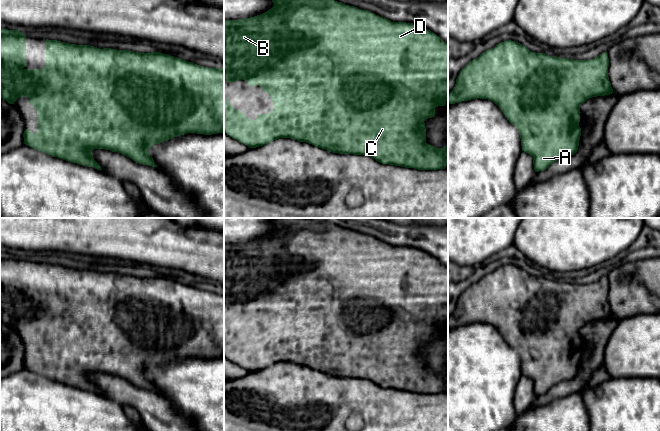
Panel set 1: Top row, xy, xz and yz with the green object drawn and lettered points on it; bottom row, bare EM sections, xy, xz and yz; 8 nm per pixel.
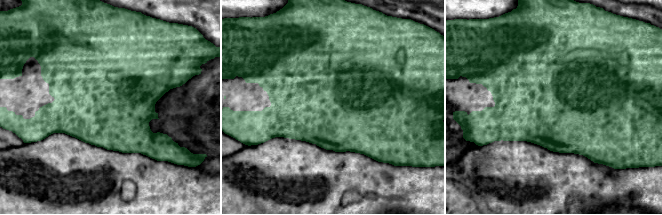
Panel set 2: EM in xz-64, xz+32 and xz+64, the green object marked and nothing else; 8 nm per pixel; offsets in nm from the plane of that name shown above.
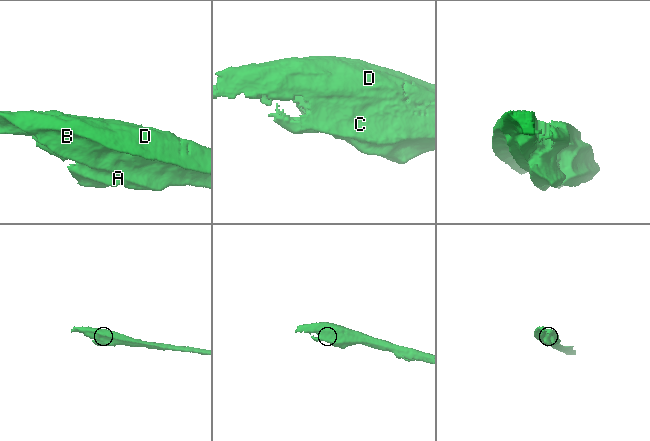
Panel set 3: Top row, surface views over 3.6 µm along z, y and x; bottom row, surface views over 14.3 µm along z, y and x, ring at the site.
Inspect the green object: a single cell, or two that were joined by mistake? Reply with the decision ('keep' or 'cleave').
keep

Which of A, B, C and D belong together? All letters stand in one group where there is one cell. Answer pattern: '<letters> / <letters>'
A B C D

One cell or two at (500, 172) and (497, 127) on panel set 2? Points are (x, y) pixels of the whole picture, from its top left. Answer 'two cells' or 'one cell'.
two cells

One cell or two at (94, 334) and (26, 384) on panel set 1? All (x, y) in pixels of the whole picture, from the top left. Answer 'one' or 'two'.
two

